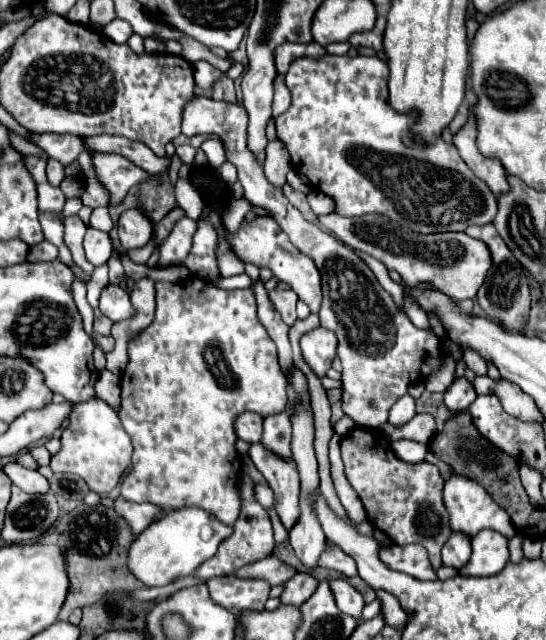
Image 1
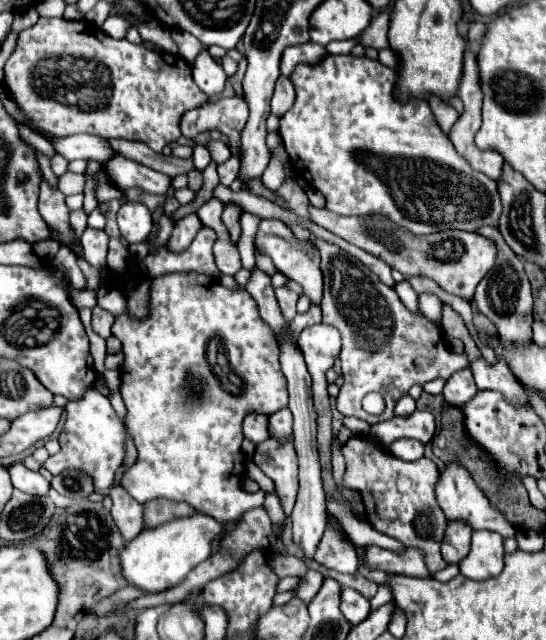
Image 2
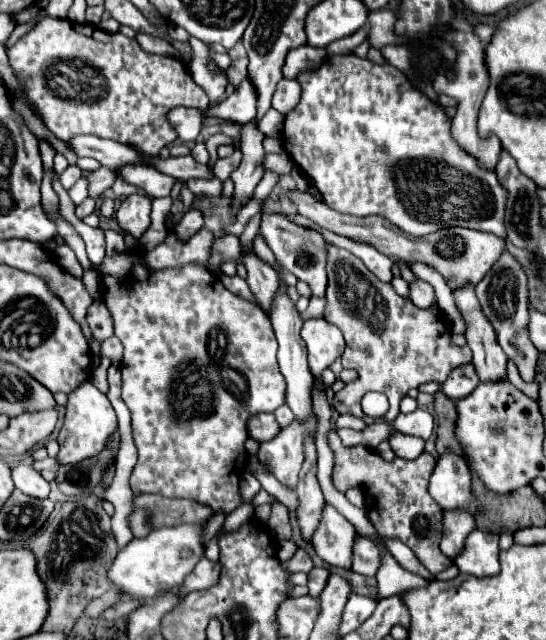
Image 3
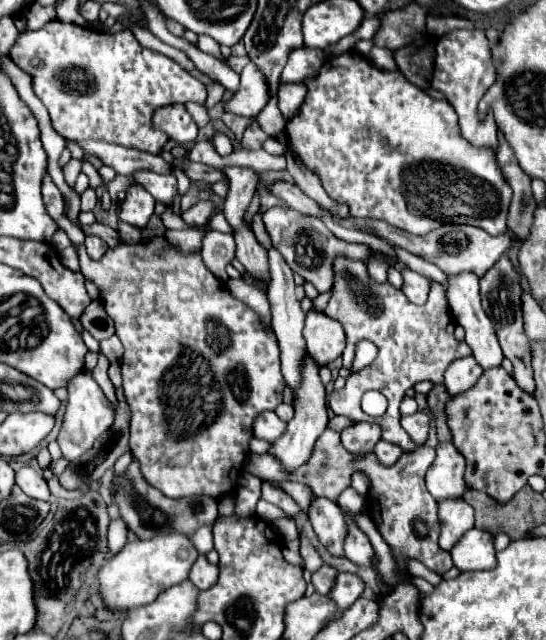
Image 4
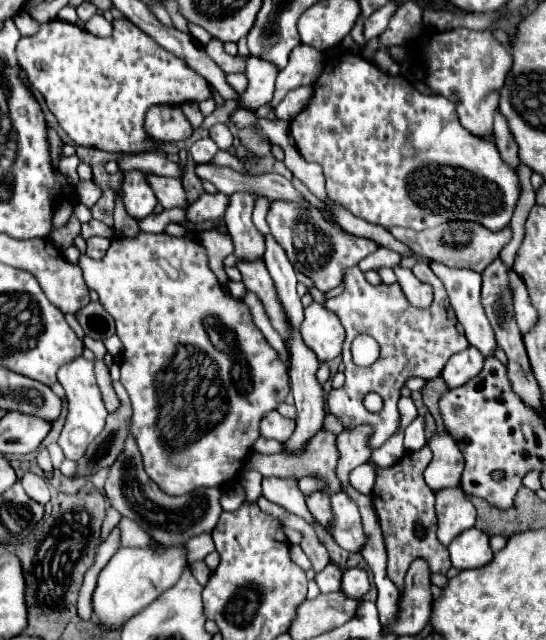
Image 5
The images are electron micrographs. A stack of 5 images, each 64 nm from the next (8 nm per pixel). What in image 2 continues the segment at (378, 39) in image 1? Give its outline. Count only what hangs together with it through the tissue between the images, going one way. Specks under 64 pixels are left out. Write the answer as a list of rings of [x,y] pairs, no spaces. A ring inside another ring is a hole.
[[[378,12],[374,18],[372,18],[372,24],[370,28],[366,28],[358,40],[364,48],[372,46],[376,50],[382,50],[382,48],[388,48],[388,24],[390,24],[390,16],[388,12]]]

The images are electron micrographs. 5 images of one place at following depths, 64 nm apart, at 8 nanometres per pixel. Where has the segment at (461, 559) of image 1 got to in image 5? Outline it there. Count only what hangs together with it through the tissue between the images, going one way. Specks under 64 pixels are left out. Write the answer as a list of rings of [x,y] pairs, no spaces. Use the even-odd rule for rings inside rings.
[[[446,488],[436,496],[438,540],[448,546],[458,534],[472,528],[476,522],[476,508],[462,492],[462,488]]]

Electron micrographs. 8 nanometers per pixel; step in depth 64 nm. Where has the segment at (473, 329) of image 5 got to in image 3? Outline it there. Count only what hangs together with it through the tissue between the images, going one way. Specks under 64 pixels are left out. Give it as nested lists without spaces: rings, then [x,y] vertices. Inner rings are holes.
[[[458,288],[458,292],[454,292],[454,300],[468,326],[466,340],[470,350],[474,352],[472,364],[480,382],[506,382],[508,356],[498,346],[492,324],[484,318],[482,310],[478,308],[474,288]]]

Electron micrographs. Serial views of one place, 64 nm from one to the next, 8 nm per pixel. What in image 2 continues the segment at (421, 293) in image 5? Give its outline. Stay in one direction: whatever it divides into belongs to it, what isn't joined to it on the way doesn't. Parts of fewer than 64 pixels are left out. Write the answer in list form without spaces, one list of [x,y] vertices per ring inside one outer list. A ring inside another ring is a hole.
[[[420,294],[418,296],[418,300],[420,300],[420,310],[422,310],[422,314],[430,320],[430,322],[434,322],[434,324],[442,324],[442,302],[434,296],[434,294]]]

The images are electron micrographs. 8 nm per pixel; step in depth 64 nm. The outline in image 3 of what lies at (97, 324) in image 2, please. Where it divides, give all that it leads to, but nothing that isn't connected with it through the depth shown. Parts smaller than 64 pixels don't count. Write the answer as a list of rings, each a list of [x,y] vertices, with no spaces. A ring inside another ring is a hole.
[[[94,300],[94,304],[88,308],[88,316],[86,316],[92,336],[98,340],[106,340],[114,334],[112,328],[112,316],[110,310],[106,308],[106,304],[102,300]]]

